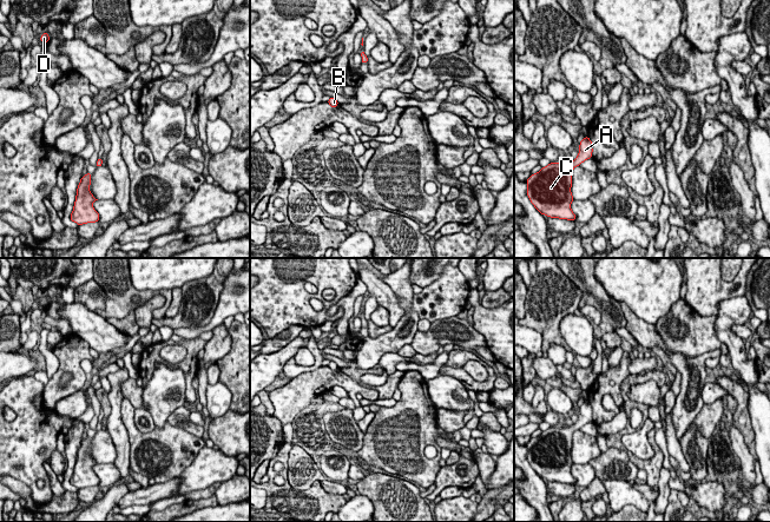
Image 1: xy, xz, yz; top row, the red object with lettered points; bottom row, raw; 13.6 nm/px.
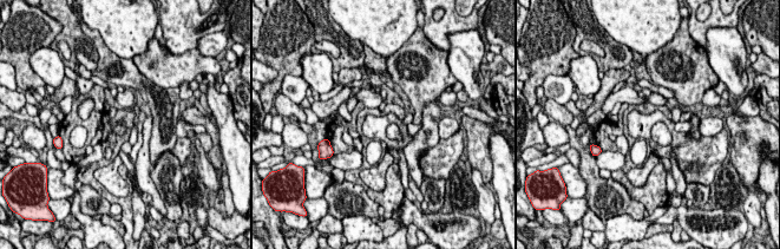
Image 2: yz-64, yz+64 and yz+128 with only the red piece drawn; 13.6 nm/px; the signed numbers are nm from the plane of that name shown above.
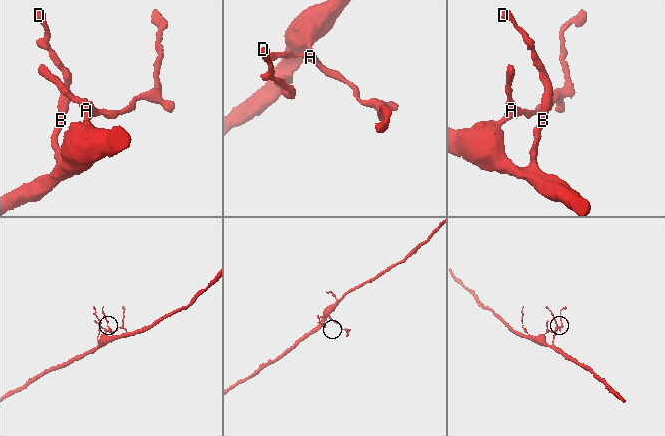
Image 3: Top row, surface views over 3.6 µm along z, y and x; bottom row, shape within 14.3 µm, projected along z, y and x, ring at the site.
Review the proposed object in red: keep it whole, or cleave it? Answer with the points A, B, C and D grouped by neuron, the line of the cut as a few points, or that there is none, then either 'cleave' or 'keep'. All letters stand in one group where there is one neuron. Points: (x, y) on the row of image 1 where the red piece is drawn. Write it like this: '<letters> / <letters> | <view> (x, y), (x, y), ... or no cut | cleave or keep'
A B C D | no cut | keep

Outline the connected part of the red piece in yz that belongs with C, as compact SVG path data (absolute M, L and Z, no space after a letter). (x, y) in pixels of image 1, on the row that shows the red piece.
M585 137L579 144L578 157L571 163L549 163L526 180L527 196L534 207L551 218L575 220L571 204L574 200L572 173L575 166L592 158L592 141Z

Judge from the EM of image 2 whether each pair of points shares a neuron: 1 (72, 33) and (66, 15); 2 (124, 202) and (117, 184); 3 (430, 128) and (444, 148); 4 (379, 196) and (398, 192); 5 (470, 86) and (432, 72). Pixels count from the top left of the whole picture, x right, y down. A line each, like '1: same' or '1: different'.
1: same
2: different
3: different
4: same
5: different

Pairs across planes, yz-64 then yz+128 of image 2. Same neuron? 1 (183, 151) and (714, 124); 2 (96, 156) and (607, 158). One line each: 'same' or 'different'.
1: different
2: same

